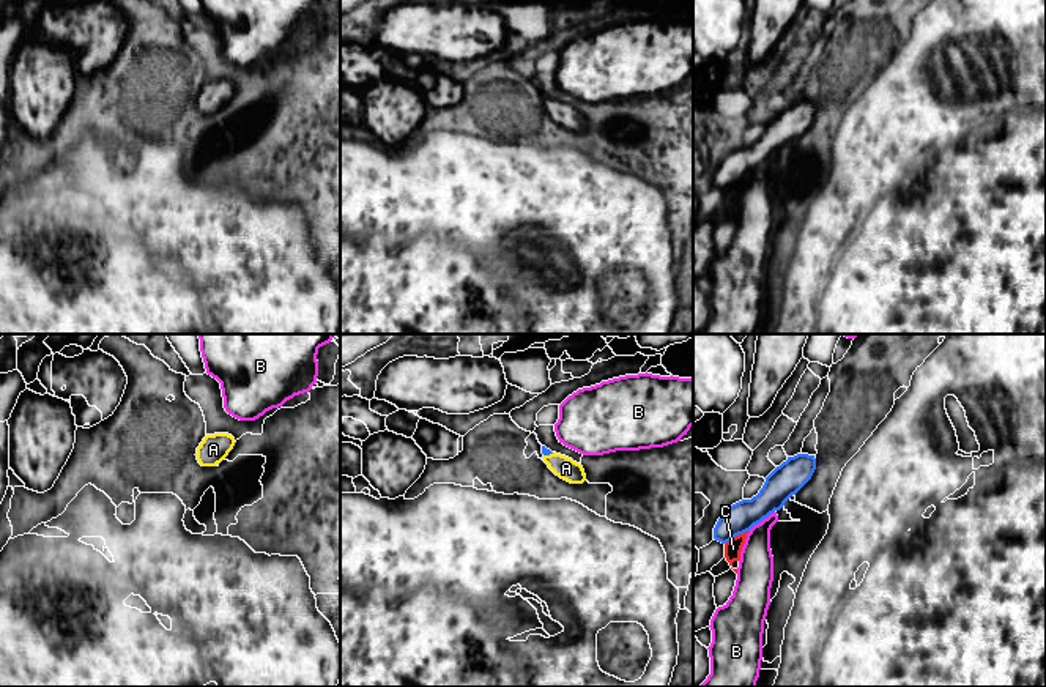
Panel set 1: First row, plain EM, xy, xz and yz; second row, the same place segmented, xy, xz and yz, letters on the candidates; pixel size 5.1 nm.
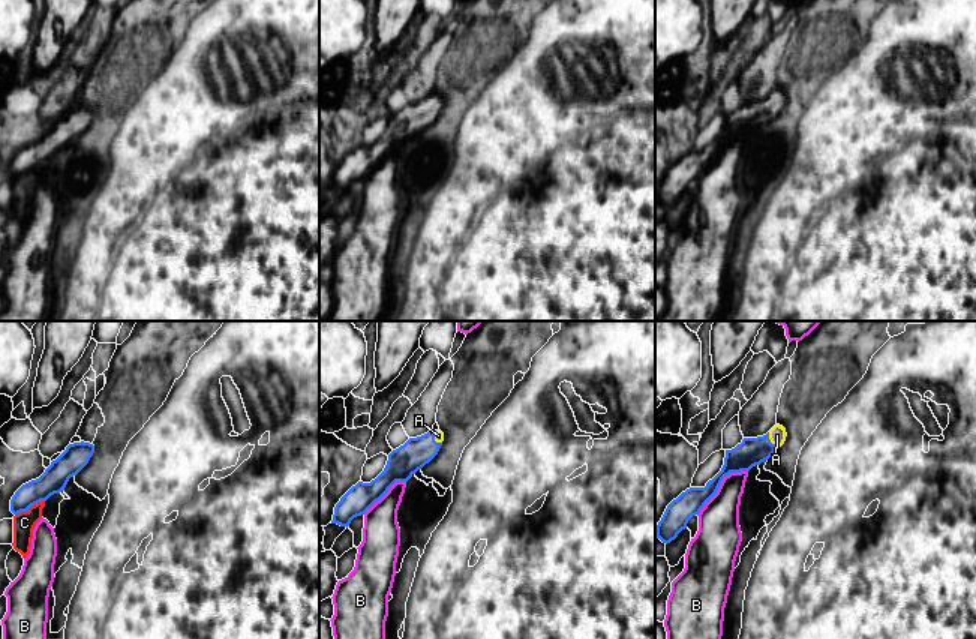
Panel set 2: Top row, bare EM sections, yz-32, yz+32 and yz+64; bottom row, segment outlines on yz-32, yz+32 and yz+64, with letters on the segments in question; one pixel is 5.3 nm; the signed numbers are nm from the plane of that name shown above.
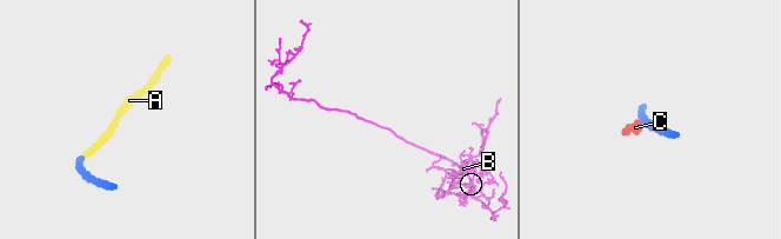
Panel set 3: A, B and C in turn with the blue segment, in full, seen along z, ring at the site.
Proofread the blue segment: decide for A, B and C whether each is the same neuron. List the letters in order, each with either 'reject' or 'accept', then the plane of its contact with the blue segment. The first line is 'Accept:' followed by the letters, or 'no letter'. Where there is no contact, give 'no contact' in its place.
Accept: A
A: accept | xz
B: reject | yz
C: reject | yz

